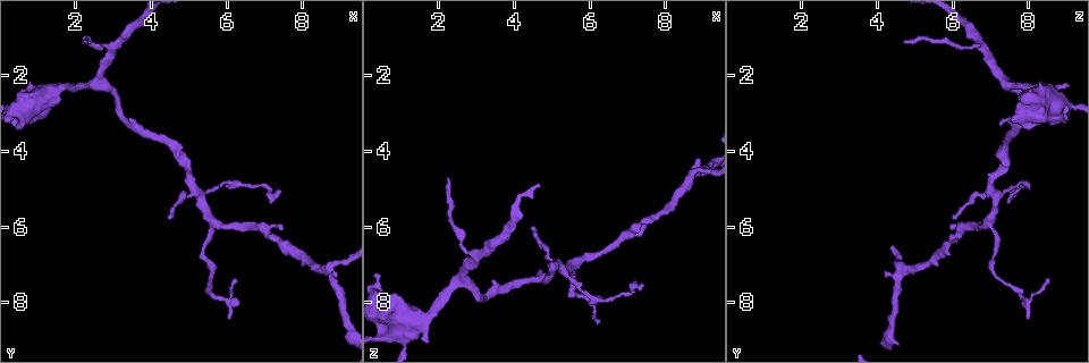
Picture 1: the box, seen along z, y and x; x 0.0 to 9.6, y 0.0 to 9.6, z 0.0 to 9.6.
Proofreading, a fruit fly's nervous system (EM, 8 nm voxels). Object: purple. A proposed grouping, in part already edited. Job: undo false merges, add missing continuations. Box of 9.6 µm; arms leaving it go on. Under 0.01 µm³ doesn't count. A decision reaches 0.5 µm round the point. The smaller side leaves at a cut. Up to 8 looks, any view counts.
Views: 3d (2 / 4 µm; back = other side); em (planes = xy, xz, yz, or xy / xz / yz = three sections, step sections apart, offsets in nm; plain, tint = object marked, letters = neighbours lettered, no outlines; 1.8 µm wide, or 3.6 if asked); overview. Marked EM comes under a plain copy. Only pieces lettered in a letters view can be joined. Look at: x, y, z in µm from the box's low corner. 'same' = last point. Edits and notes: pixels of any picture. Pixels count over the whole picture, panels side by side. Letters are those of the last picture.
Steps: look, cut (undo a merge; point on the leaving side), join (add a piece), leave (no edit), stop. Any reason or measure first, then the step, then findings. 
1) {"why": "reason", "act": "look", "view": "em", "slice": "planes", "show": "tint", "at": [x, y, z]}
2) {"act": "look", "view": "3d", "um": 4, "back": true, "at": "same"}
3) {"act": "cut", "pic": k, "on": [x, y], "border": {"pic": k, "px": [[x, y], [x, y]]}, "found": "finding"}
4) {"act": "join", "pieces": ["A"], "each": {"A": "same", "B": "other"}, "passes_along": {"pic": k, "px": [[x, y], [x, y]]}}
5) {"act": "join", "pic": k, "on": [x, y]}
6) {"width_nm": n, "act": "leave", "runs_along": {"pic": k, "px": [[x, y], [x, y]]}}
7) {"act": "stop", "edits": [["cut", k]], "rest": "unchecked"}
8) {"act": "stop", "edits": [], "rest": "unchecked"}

{"why": "an open end", "act": "look", "view": "3d", "um": 4, "at": [2.20, 1.15, 4.75]}

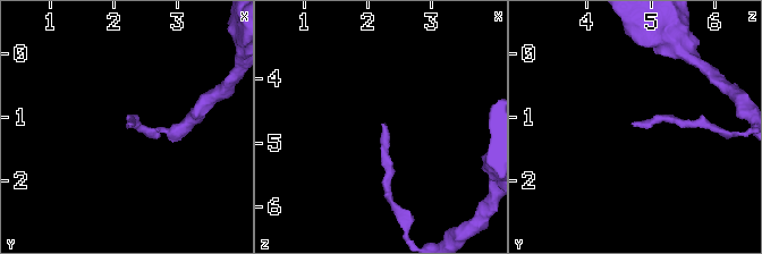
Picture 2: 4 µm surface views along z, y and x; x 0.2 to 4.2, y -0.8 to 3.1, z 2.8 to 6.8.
{"act": "look", "view": "em", "slice": "xy", "step": 4, "show": "letters", "at": [2.25, 1.10, 4.70]}

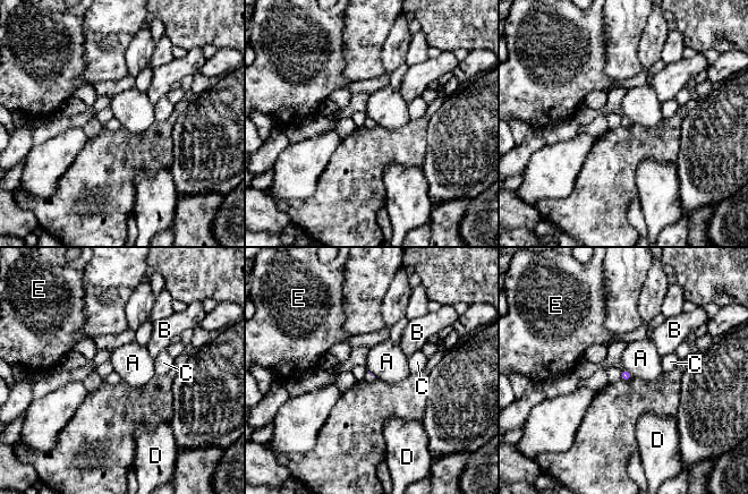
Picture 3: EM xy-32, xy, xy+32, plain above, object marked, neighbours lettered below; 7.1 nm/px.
{"why": "another direction", "act": "look", "view": "em", "slice": "planes", "show": "letters", "at": "same"}

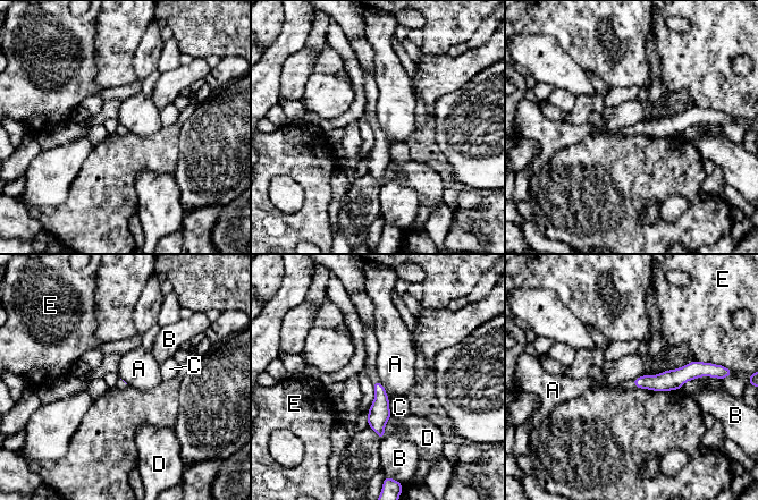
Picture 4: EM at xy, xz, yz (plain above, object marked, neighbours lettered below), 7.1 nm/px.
{"act": "leave", "each": {"A": "other", "B": "other", "C": "other", "D": "other", "E": "other"}, "runs_along": {"pic": 4, "px": [[699, 369], [667, 381], [637, 382]]}, "found": "no lettered piece goes on from it"}

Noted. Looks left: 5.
{"why": "calibre changes", "act": "look", "view": "3d", "um": 4, "at": [1.80, 2.35, 8.30]}

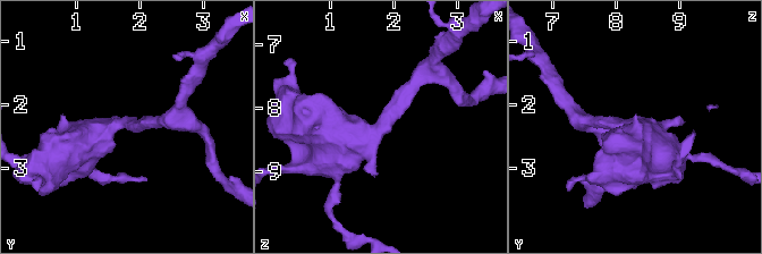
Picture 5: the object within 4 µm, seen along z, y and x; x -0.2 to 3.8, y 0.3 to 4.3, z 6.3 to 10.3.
{"why": "need the tissue", "act": "look", "view": "em", "slice": "planes", "show": "letters", "at": [1.80, 2.30, 8.30]}

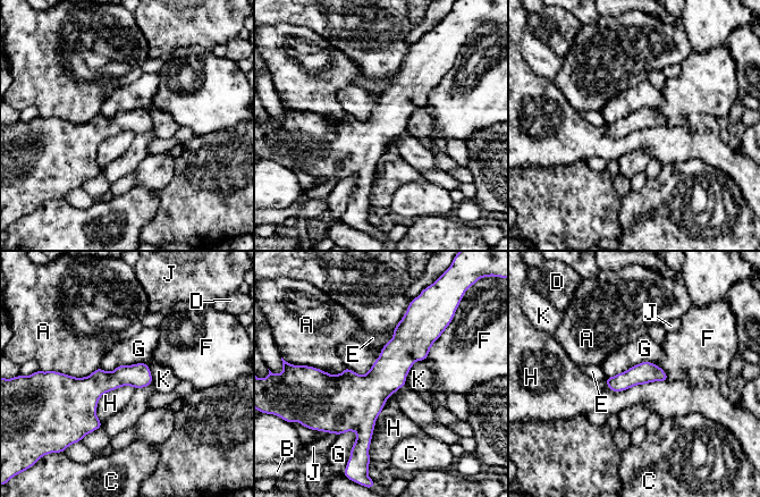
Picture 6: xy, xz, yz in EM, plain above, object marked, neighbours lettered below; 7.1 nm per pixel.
{"width_nm": 160, "act": "leave", "each": {"A": "other", "B": "other", "C": "other", "D": "other", "E": "other", "F": "other", "G": "other", "H": "other", "J": "other", "K": "other"}, "border": {"pic": 6, "px": [[604, 379], [615, 392], [668, 379]]}, "found": "one neuron here"}

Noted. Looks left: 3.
{"why": "thick turns thin", "act": "look", "view": "em", "slice": "xz", "step": 4, "show": "tint", "at": [5.35, 5.25, 7.20]}

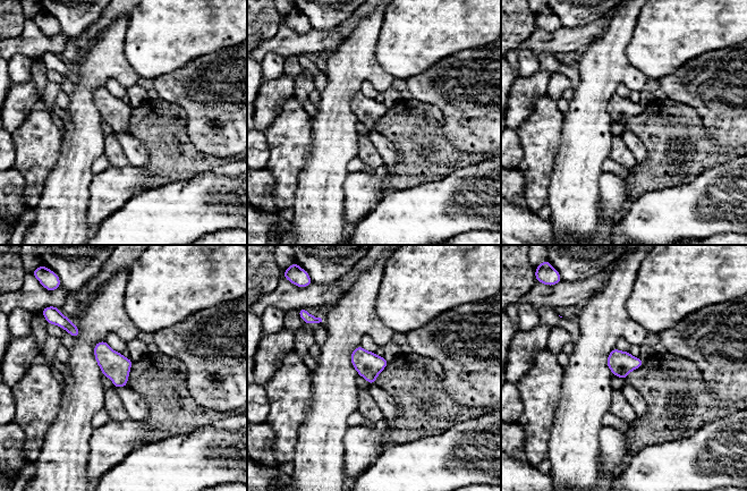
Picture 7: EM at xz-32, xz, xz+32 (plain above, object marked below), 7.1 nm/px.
{"why": "cut it another way", "act": "look", "view": "em", "slice": "planes", "show": "tint", "at": "same"}

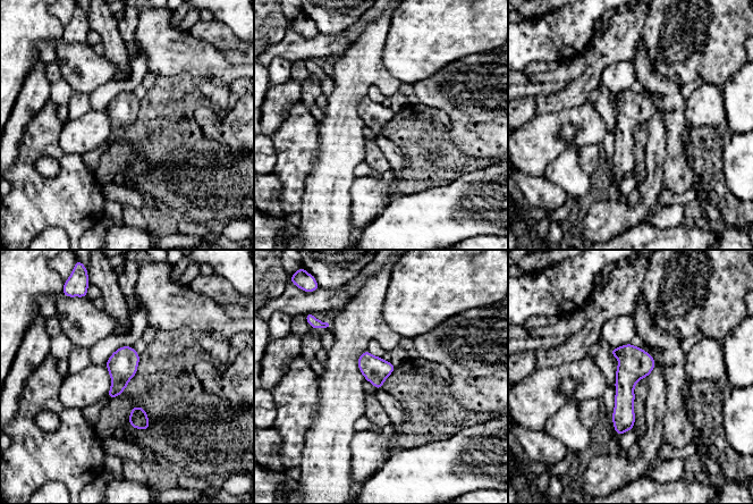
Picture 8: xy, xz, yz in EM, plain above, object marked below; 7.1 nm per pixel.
{"act": "look", "view": "em", "slice": "planes", "show": "letters", "at": "same"}

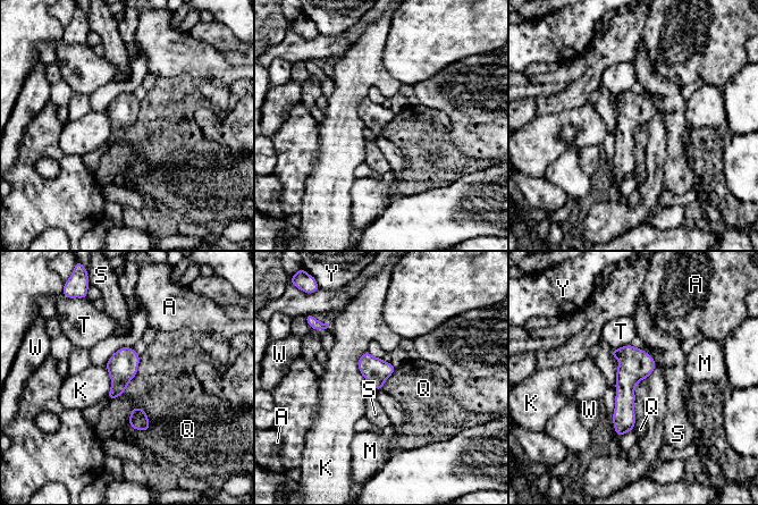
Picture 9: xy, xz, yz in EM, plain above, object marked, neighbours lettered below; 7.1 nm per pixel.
{"act": "leave", "each": {"A": "other", "K": "other", "M": "other", "Q": "other", "S": "other", "T": "other", "W": "other", "Y": "other"}, "border": {"pic": 9, "px": [[134, 406], [148, 417], [145, 431]]}, "found": "all the same neuron"}

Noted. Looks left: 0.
{"act": "stop", "edits": [], "rest": "unchecked"}

